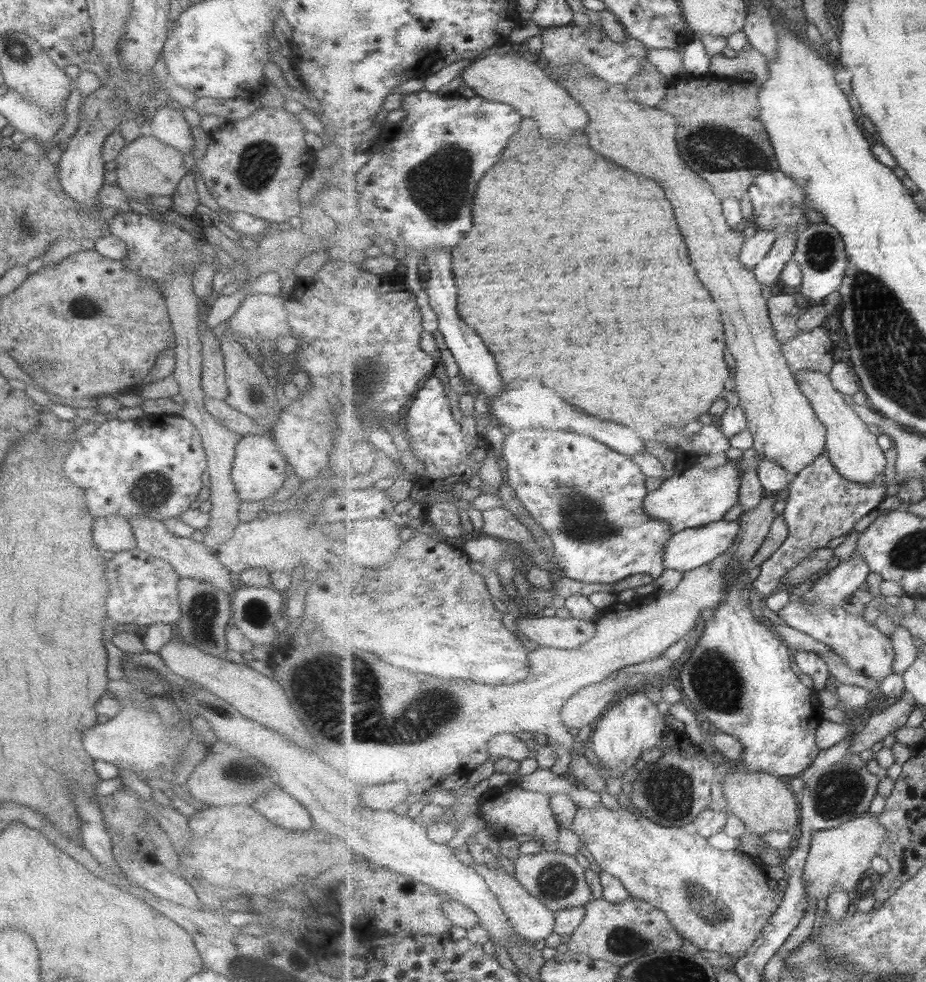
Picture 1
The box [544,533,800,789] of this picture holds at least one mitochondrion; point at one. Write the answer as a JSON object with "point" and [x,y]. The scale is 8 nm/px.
{"point":[715,679]}

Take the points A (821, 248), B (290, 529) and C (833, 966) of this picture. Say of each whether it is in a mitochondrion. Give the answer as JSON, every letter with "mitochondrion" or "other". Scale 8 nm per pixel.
{"A":"mitochondrion","B":"other","C":"mitochondrion"}

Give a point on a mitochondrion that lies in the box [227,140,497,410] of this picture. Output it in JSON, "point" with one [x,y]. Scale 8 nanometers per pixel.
{"point":[440,185]}

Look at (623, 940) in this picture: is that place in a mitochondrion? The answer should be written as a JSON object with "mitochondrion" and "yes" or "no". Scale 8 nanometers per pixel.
{"mitochondrion":"yes"}

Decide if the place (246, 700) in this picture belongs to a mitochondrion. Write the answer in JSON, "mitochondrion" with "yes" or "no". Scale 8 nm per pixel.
{"mitochondrion":"no"}

